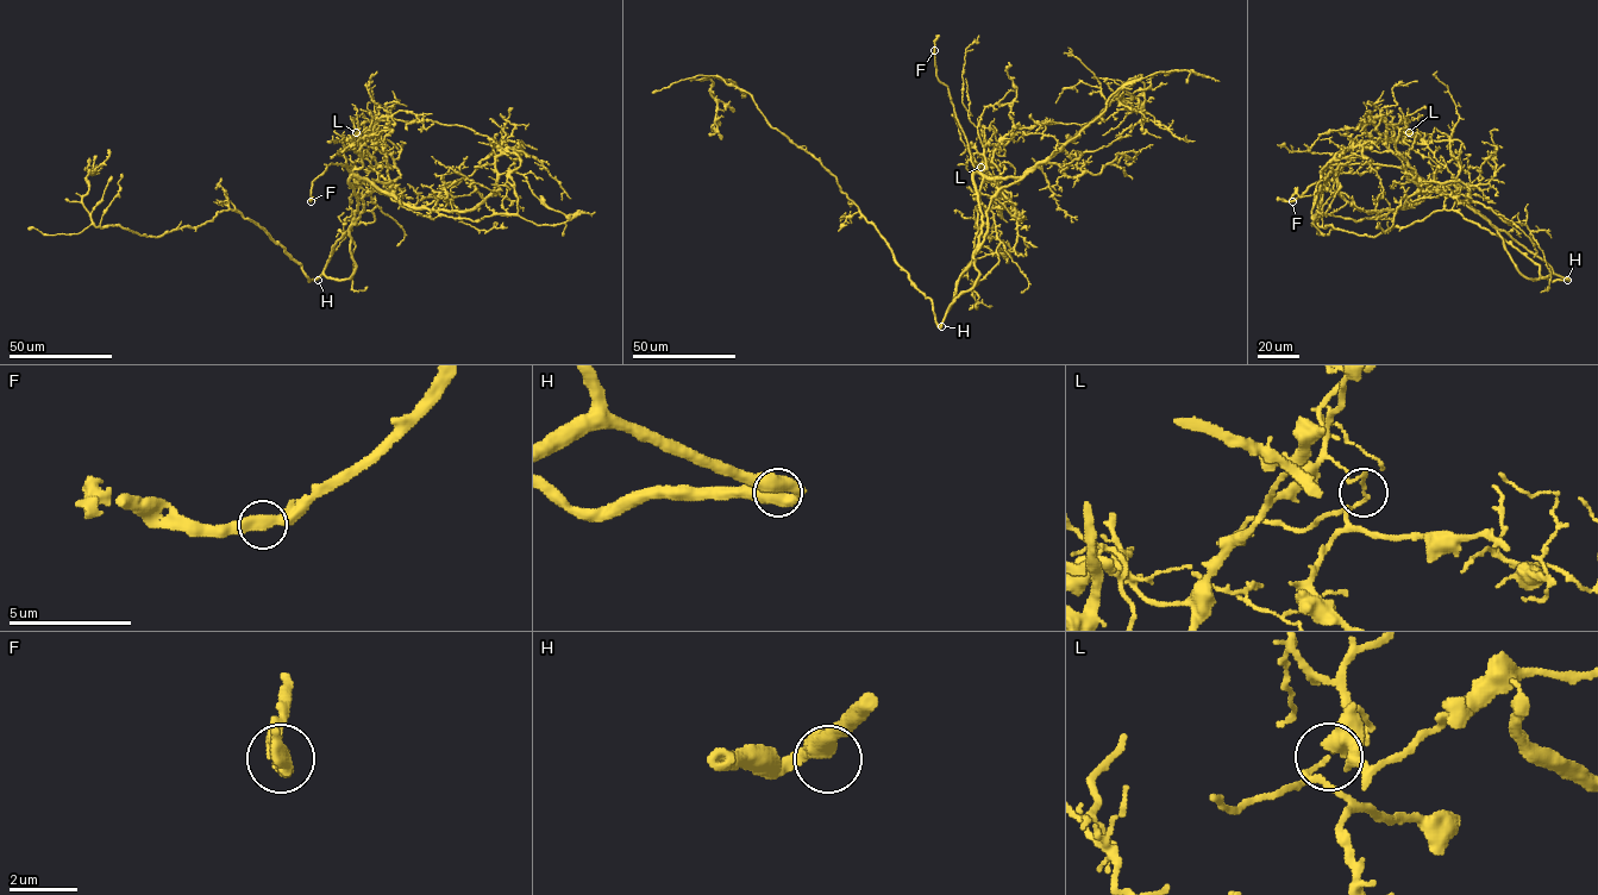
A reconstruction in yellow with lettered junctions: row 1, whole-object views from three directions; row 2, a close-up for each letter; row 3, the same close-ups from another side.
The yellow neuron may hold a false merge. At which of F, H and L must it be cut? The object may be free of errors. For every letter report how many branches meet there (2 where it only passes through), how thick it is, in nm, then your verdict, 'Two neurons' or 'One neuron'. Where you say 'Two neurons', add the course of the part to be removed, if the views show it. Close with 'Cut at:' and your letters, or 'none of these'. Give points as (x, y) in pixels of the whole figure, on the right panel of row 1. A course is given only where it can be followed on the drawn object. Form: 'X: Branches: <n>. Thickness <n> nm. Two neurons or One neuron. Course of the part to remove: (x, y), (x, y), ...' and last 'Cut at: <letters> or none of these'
F: Branches: 2. Thickness 400 nm. One neuron
H: Branches: 2. Thickness 500 nm. One neuron
L: Branches: 2. Thickness 110 nm. Two neurons. Course of the part to remove: (1409, 133), (1408, 136), (1421, 137), (1377, 117), (1374, 121), (1364, 120), (1366, 125), (1359, 131)
Cut at: L

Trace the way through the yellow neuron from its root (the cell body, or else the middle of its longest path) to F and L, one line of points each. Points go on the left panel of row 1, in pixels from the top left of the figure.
F: (317, 279), (357, 210), (351, 171), (342, 164), (328, 164), (312, 181), (311, 201)
L: (317, 279), (357, 210), (350, 185), (352, 171), (362, 167), (353, 144), (356, 133)

